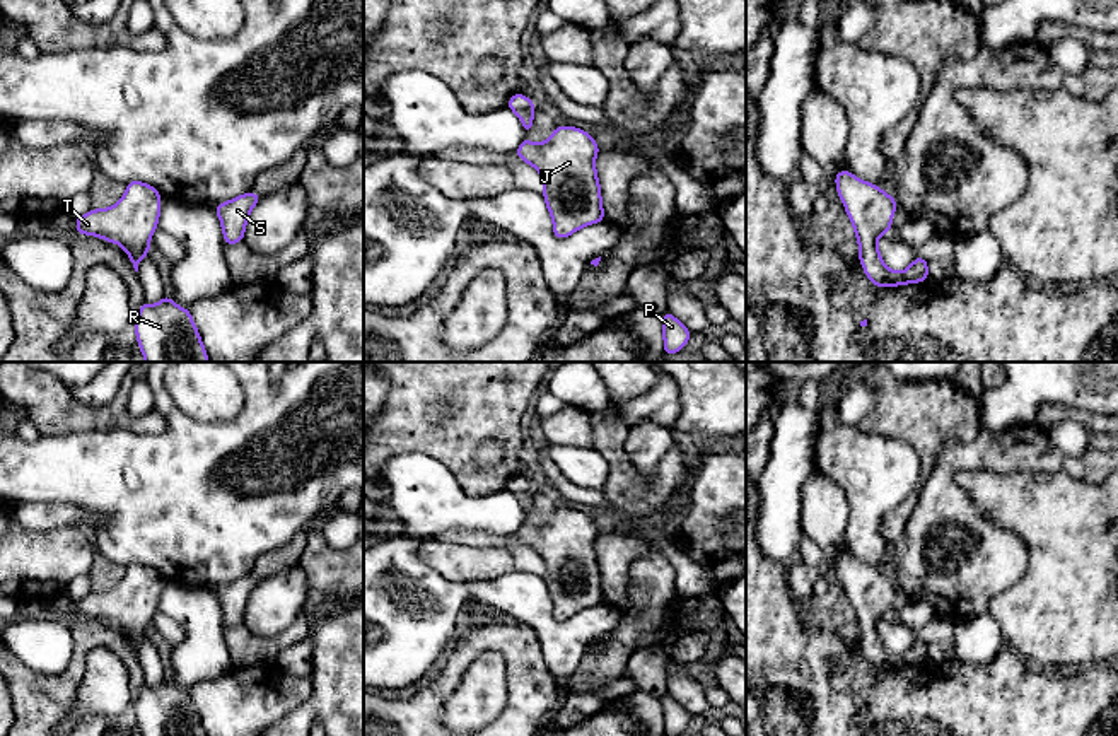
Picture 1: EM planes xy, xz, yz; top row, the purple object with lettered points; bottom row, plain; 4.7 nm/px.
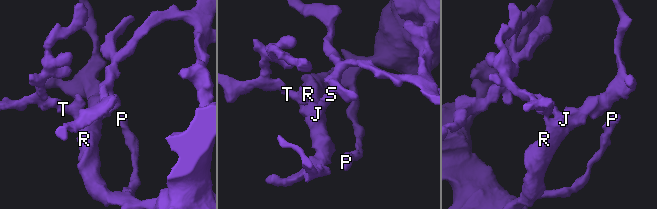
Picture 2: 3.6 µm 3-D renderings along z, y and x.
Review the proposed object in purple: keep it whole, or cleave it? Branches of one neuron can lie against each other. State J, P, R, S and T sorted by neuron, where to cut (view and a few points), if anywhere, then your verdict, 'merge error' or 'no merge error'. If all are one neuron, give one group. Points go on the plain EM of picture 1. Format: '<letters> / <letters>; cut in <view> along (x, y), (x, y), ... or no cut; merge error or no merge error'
J P R S T; no cut; no merge error

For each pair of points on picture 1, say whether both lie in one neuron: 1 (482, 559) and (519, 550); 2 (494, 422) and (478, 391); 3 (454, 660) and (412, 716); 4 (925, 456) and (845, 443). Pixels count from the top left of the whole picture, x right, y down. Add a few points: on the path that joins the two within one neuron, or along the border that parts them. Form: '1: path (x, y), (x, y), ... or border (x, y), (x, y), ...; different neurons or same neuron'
1: border (471, 545), (504, 547), (511, 554), (516, 569); different neurons
2: path (494, 415), (485, 398); same neuron
3: path (451, 673), (425, 702); same neuron
4: border (883, 436), (903, 439), (914, 449), (920, 480); different neurons

